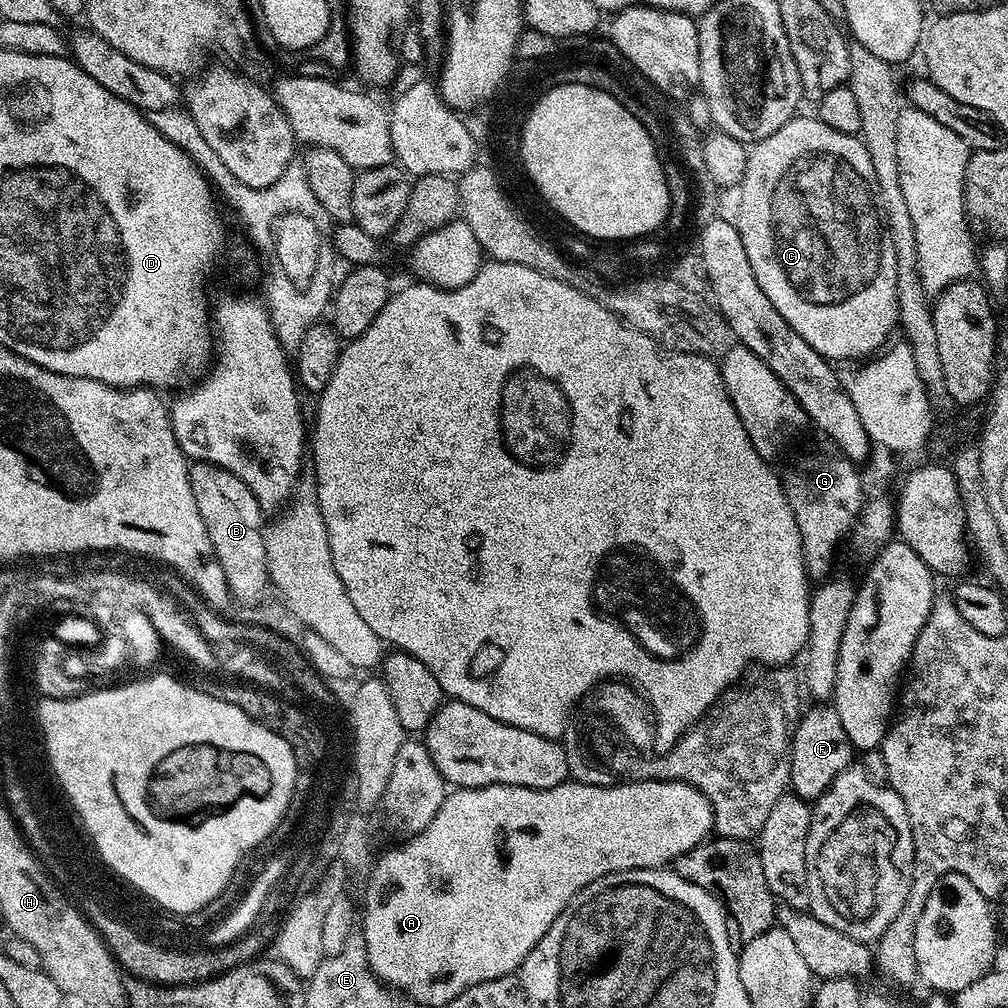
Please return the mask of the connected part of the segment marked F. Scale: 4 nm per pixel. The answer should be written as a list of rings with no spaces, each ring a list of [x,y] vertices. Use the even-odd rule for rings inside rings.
[[[812,706],[801,715],[796,731],[792,734],[792,774],[790,788],[809,802],[820,797],[838,773],[853,763],[854,749],[848,741],[846,730],[842,730],[842,722],[838,718],[835,707]]]

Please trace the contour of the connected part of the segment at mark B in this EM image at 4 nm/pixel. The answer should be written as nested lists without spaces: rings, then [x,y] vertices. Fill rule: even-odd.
[[[189,463],[188,481],[190,490],[194,490],[198,514],[202,514],[202,522],[206,522],[206,534],[210,534],[214,554],[226,574],[229,593],[235,599],[237,596],[244,604],[252,604],[255,600],[262,599],[264,591],[270,588],[270,581],[264,545],[266,516],[258,498],[250,490],[250,486],[242,482],[242,478],[213,464]]]

